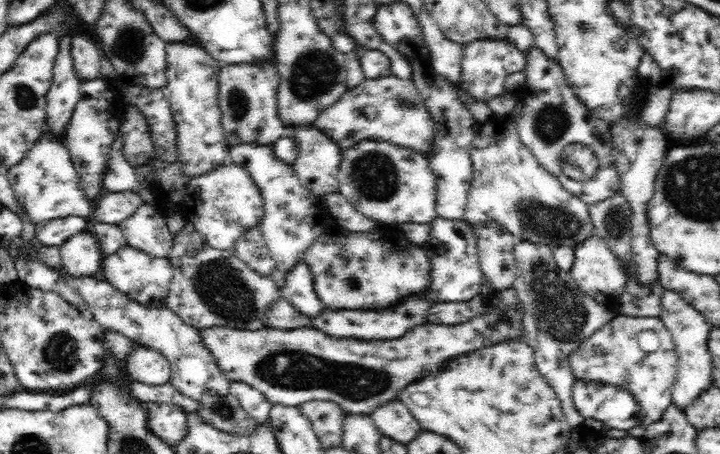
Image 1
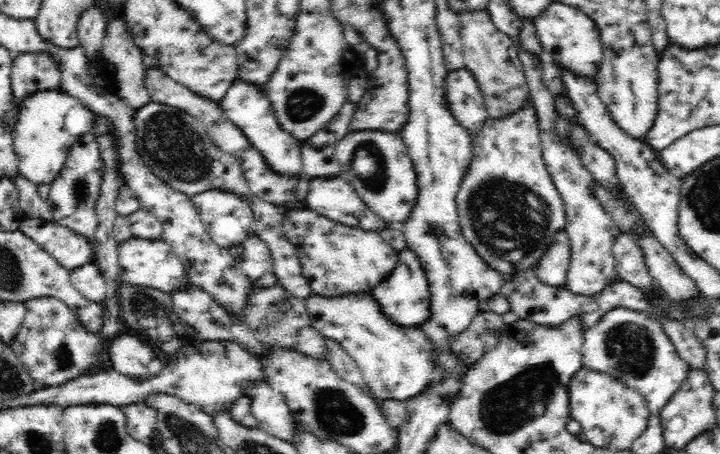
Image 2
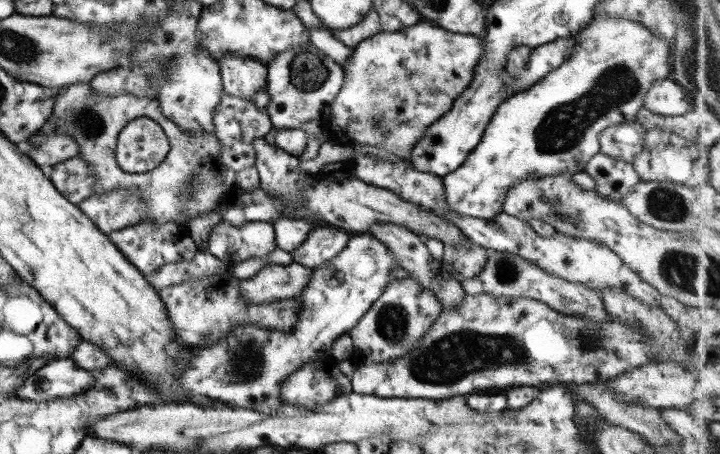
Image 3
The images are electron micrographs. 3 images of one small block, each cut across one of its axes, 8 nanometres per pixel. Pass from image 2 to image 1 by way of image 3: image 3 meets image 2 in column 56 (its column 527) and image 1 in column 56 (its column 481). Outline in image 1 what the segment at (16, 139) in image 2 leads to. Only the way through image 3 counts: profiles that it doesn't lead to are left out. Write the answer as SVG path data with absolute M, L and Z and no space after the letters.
M46 127L44 134L29 148L24 158L7 168L5 175L18 197L21 212L26 211L34 224L68 216L86 219L93 212L94 206L85 199L85 191L80 185L81 177L76 172L63 138Z

